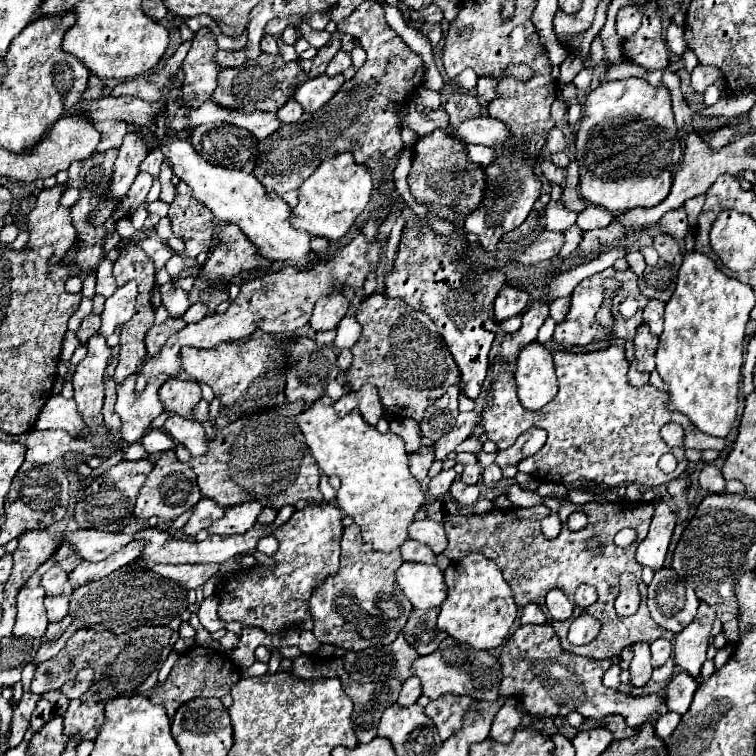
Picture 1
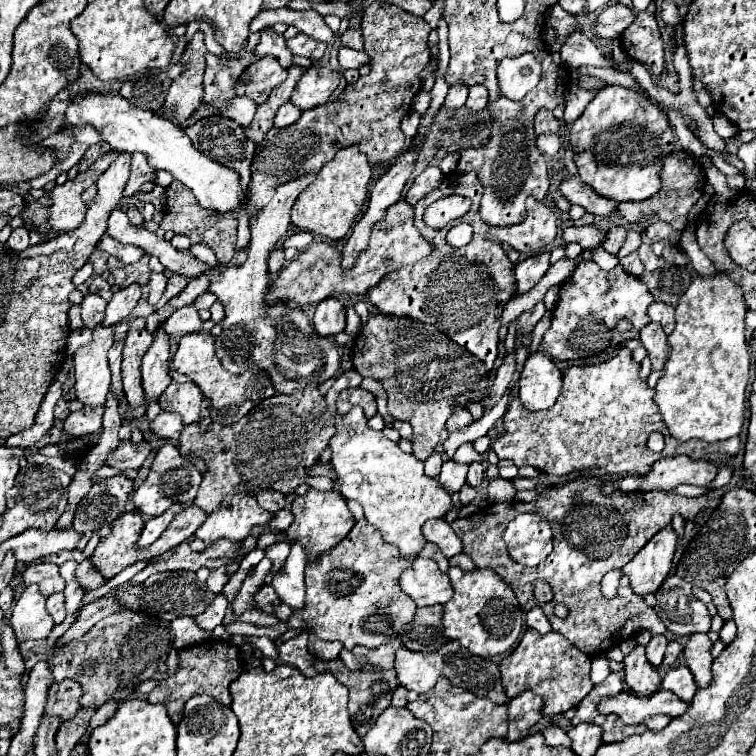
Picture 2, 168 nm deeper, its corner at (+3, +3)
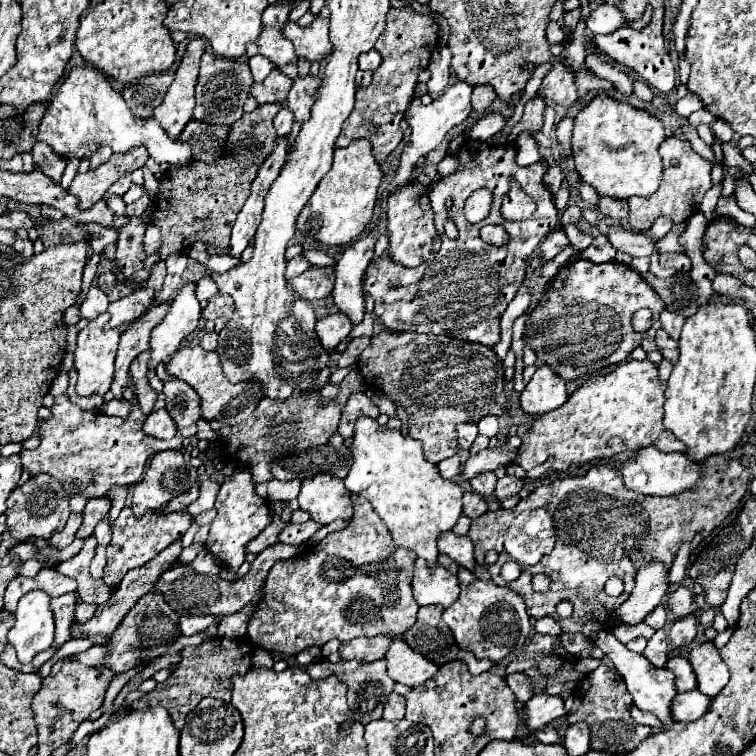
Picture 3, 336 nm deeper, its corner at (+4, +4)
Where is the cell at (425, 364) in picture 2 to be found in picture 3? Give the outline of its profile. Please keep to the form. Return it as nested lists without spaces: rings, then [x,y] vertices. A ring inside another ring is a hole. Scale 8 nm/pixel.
[[[381,332],[371,338],[373,344],[363,350],[357,366],[365,378],[365,384],[381,390],[395,404],[401,404],[407,410],[409,436],[419,440],[425,450],[425,458],[433,464],[439,464],[445,458],[457,454],[457,424],[479,422],[481,418],[501,416],[507,412],[505,396],[505,376],[503,362],[497,358],[493,348],[473,342],[463,342],[447,336],[429,336],[417,332]]]

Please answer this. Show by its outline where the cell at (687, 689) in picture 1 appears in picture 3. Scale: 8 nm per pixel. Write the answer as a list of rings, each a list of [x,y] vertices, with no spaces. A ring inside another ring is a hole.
[[[675,656],[667,662],[667,668],[675,674],[675,686],[679,692],[689,692],[689,690],[695,690],[695,672],[689,664],[687,658],[681,658],[681,656]]]

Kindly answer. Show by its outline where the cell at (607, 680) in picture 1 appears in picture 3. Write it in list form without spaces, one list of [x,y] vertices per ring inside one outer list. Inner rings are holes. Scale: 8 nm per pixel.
[[[601,664],[597,670],[593,670],[591,674],[585,676],[585,682],[581,682],[581,692],[575,694],[575,704],[571,708],[571,712],[567,714],[569,722],[587,722],[591,728],[591,750],[599,750],[599,752],[609,752],[609,754],[625,754],[625,752],[633,752],[633,748],[637,748],[637,744],[641,744],[641,740],[649,738],[653,734],[651,726],[641,726],[637,724],[631,714],[629,714],[629,704],[631,696],[625,688],[623,678],[613,672],[609,666]]]

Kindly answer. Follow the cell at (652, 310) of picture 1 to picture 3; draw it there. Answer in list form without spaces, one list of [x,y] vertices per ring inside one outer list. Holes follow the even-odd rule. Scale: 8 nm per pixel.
[[[665,310],[665,312],[659,316],[659,320],[661,320],[661,324],[663,324],[663,330],[665,330],[669,336],[673,336],[675,340],[679,340],[681,328],[683,328],[683,324],[685,324],[685,318],[679,316],[679,314],[675,314],[675,312],[667,312],[667,310]]]

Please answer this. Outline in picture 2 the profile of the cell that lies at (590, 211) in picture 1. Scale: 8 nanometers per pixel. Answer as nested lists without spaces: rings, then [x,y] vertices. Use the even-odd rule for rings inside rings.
[[[684,151],[678,153],[678,155],[670,155],[662,165],[662,189],[654,197],[642,201],[642,203],[622,203],[622,205],[618,205],[618,215],[622,219],[630,221],[630,223],[636,223],[642,217],[650,217],[652,223],[662,219],[662,221],[670,223],[676,231],[682,231],[686,227],[690,207],[702,195],[704,183],[706,183],[706,177],[704,177],[704,171],[702,171],[698,159],[694,159],[690,153],[684,153]]]

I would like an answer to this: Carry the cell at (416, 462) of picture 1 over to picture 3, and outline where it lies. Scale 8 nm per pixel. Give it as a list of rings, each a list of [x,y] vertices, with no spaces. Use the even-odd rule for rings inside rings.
[[[453,456],[449,460],[443,460],[437,466],[439,466],[439,472],[441,472],[443,478],[457,478],[461,474],[461,466],[463,464],[461,464],[461,458],[459,456]]]

